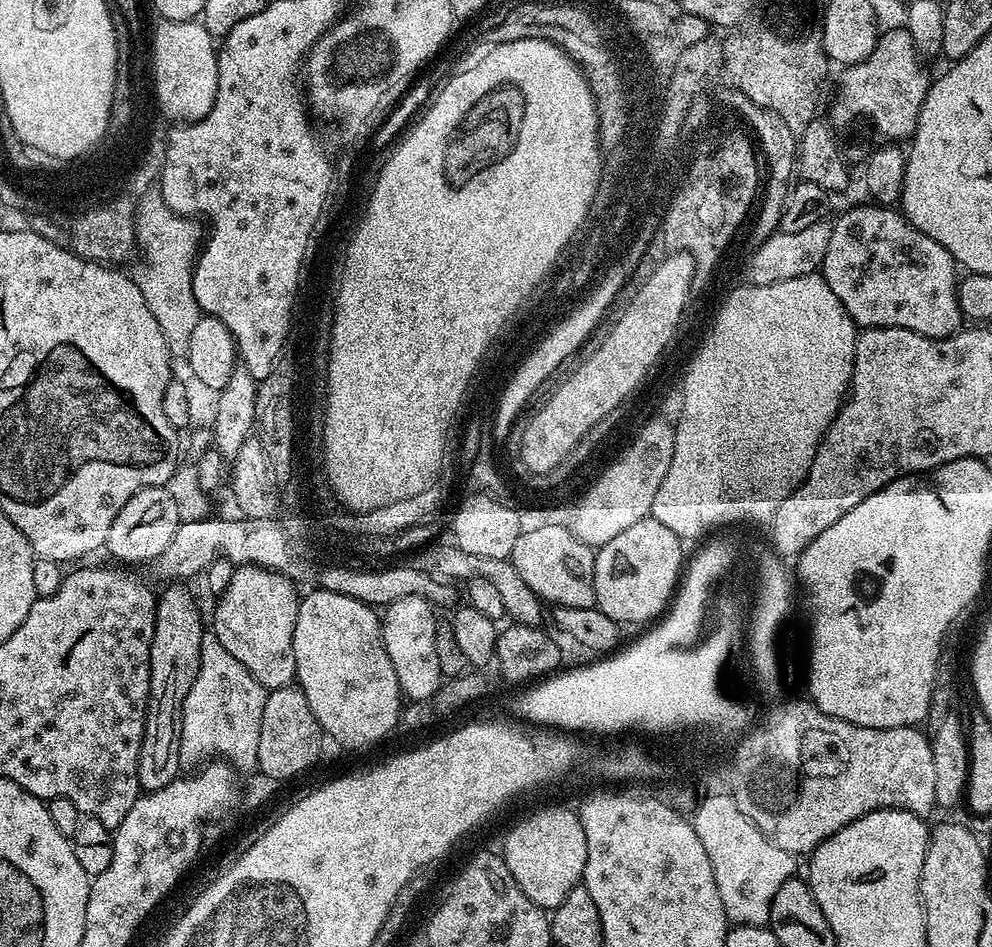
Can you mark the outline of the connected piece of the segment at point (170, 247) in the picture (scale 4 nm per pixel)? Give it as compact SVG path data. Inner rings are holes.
M148 194L144 198L136 208L136 246L148 264L141 266L134 279L138 290L142 290L142 298L146 298L146 306L150 306L150 314L154 314L162 329L168 352L180 355L190 350L191 334L202 315L192 285L192 274L202 247L202 228L200 232L196 225L199 223L193 217L172 212L163 196Z

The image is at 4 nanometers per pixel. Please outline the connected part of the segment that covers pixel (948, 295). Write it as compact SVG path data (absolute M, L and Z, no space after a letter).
M876 202L869 203L870 204L860 204L857 208L846 209L832 224L830 246L826 250L826 258L822 265L822 275L830 286L830 290L834 290L835 296L838 297L838 302L842 302L842 306L850 314L850 318L861 329L905 328L911 332L922 334L931 340L943 340L945 336L952 335L952 333L957 331L962 324L960 307L958 306L958 294L956 293L956 285L958 283L958 265L956 260L943 248L943 246L941 246L941 244L934 242L934 238L922 234L922 230L915 228L915 226L901 215L895 207L881 206Z

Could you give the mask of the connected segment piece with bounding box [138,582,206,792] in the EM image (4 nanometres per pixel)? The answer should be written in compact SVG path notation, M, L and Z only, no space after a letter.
M172 582L168 589L159 593L156 602L156 625L154 638L150 646L150 694L148 695L148 711L144 722L144 737L138 754L138 778L144 792L162 790L182 772L180 755L180 735L182 734L182 706L186 702L186 694L190 694L190 686L194 686L194 678L198 678L200 669L200 651L206 624L200 621L200 608L196 600L183 588L183 583Z

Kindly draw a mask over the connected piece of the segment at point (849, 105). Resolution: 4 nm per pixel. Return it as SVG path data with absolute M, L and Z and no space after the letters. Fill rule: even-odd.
M903 26L881 31L876 48L864 60L847 65L836 84L830 123L841 137L856 136L860 144L895 145L916 133L918 114L928 93L930 76L924 73L925 61Z

